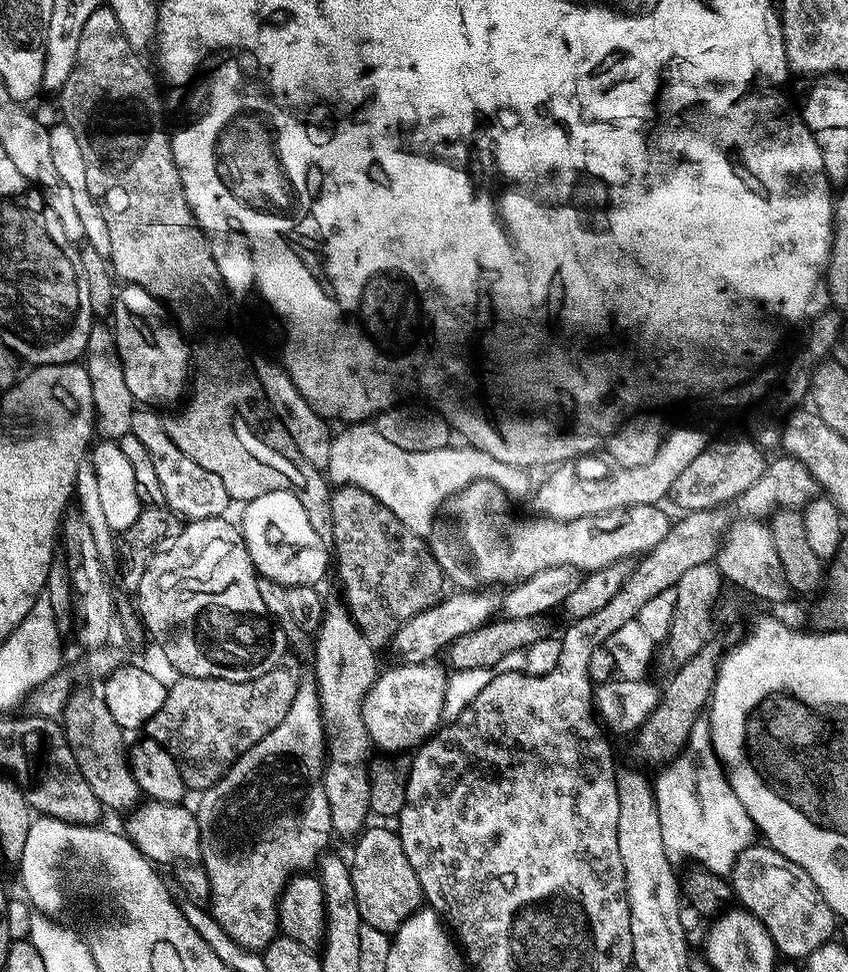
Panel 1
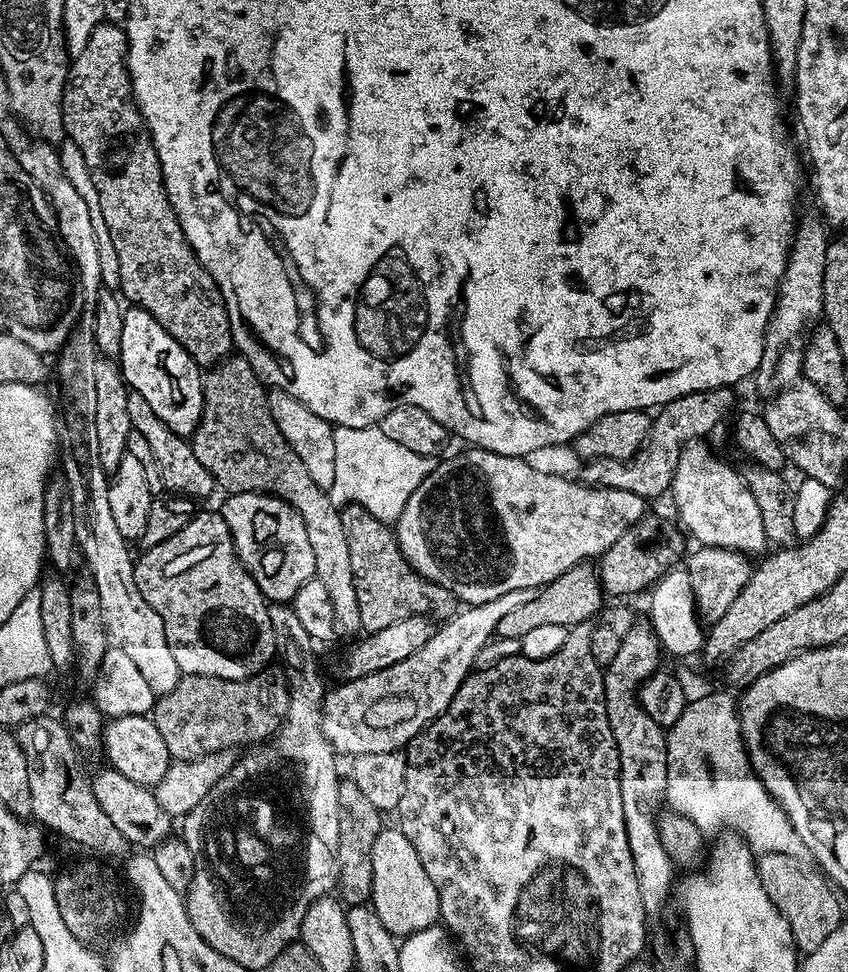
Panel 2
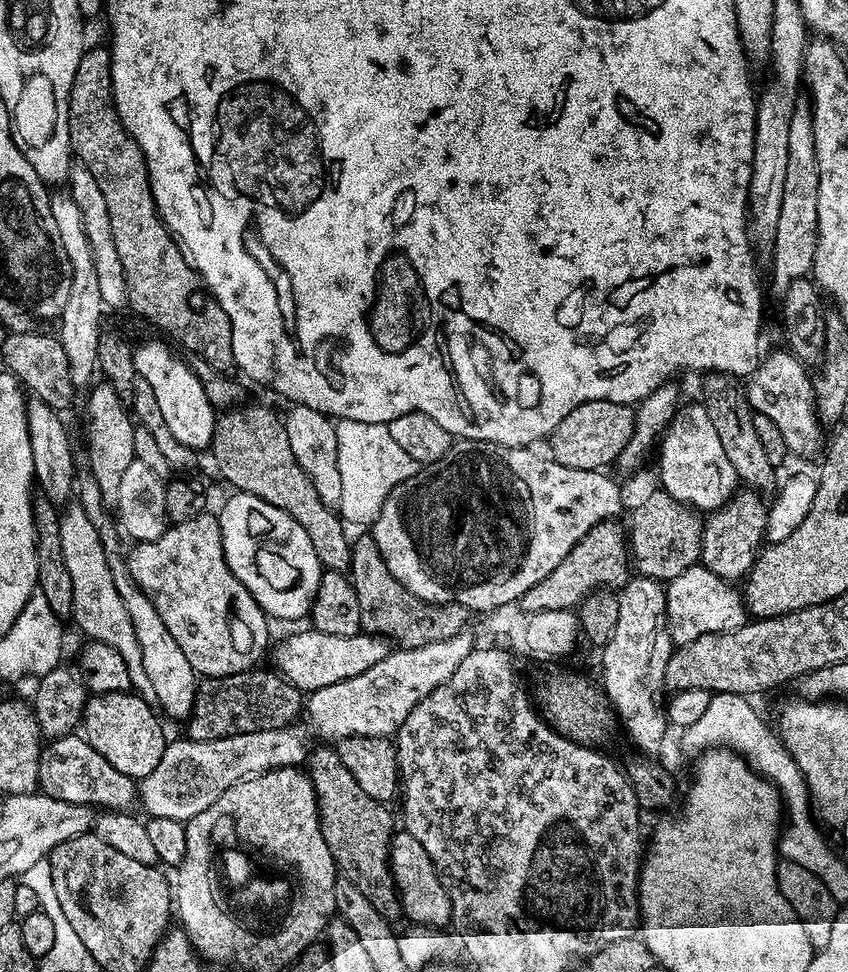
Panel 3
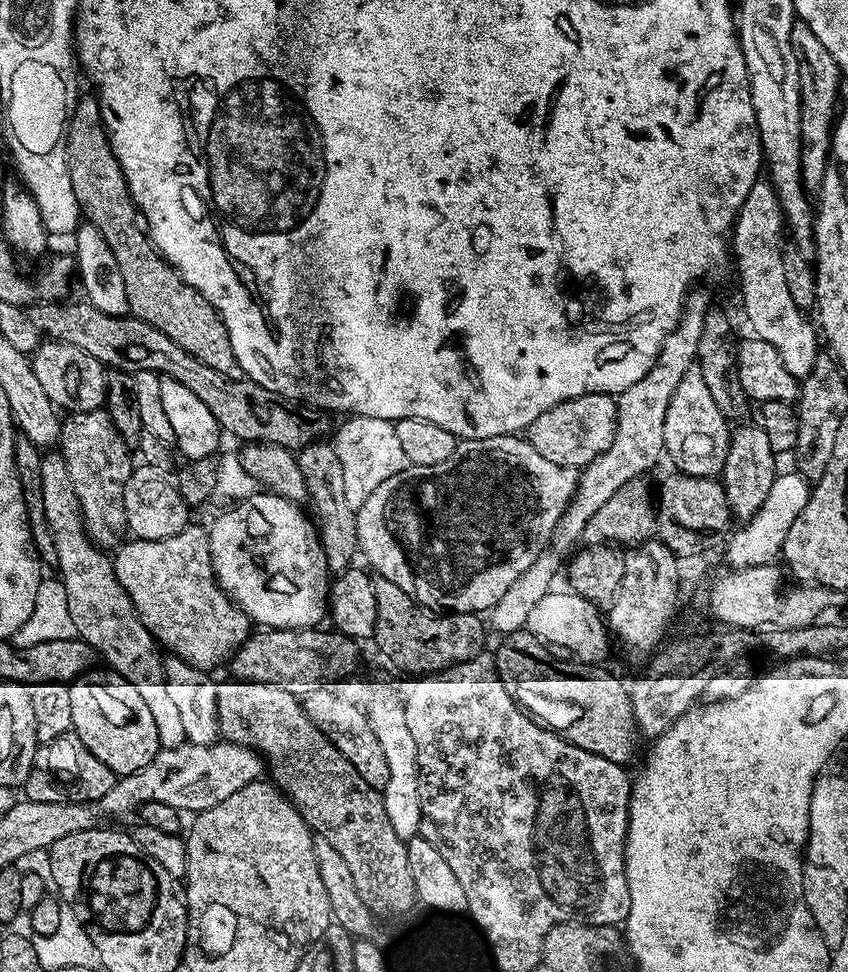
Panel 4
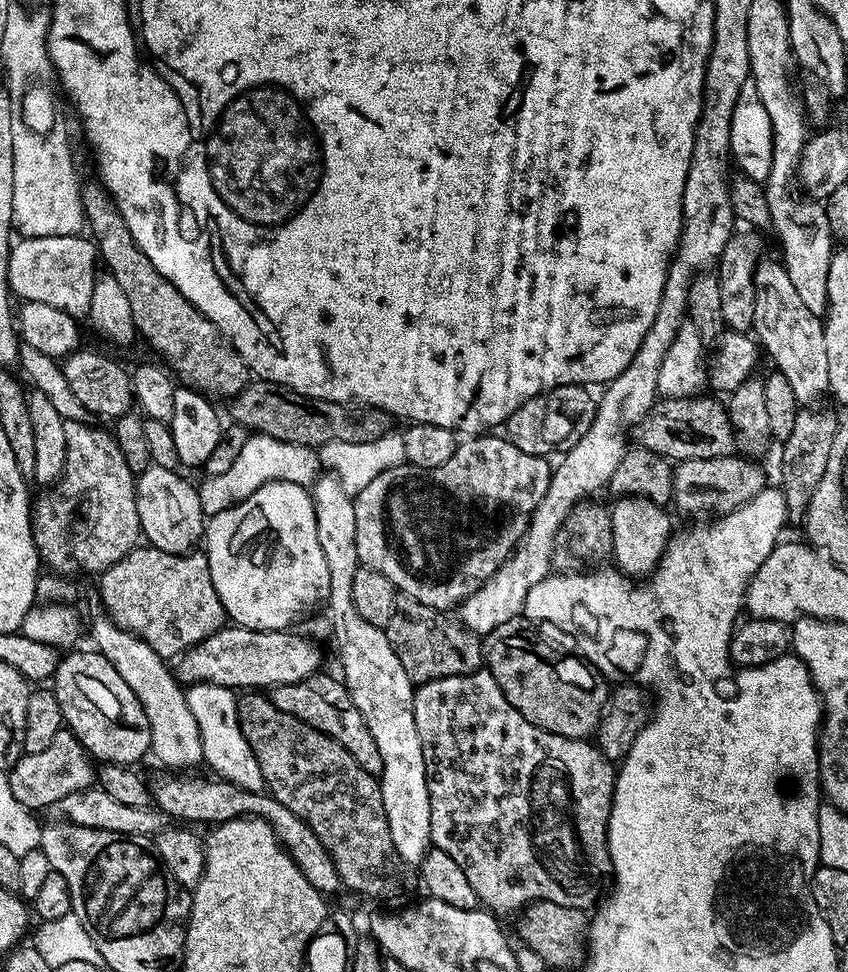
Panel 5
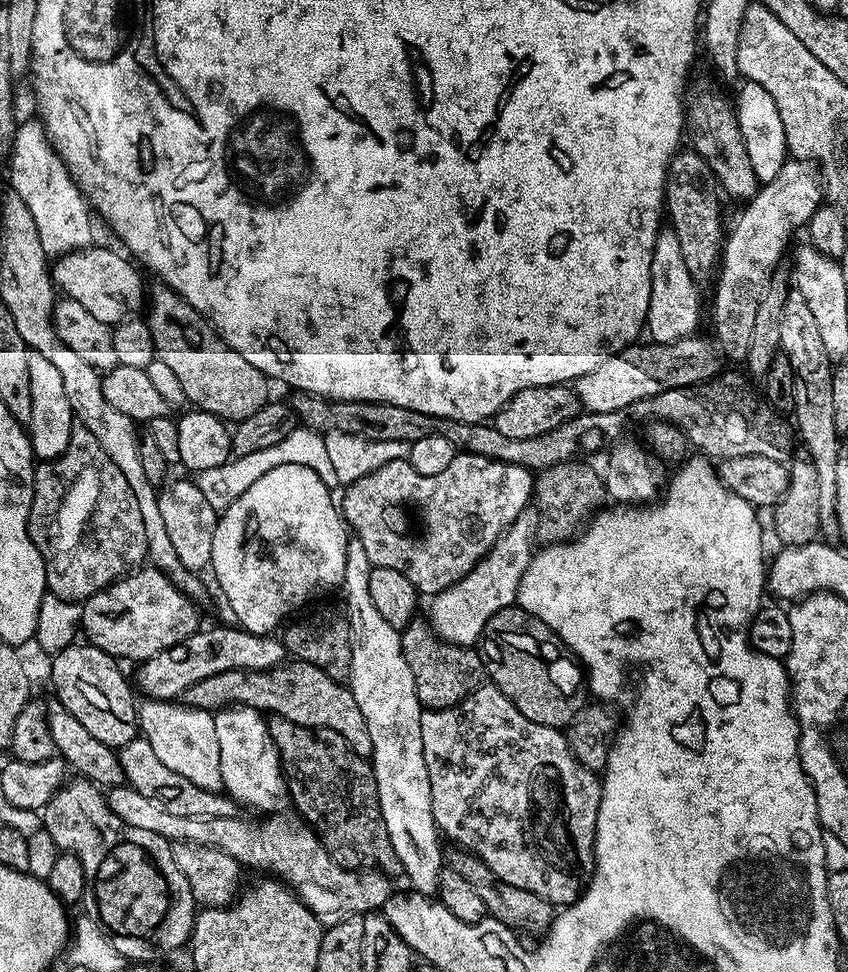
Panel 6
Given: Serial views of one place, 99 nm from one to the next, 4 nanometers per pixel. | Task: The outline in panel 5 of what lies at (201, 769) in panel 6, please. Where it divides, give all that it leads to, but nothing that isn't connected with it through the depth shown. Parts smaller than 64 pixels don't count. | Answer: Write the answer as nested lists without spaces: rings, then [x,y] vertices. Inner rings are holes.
[[[97,610],[90,620],[90,632],[93,640],[96,642],[95,647],[103,656],[108,658],[120,673],[121,678],[126,684],[132,688],[136,694],[148,720],[151,734],[151,755],[162,762],[166,766],[172,768],[188,768],[194,764],[200,764],[203,761],[203,744],[201,744],[200,730],[194,714],[190,711],[187,693],[178,682],[175,673],[170,666],[166,666],[165,657],[157,654],[157,652],[146,643],[145,640],[139,639],[132,632],[126,631],[124,628],[118,627],[116,623],[110,619],[106,612]]]

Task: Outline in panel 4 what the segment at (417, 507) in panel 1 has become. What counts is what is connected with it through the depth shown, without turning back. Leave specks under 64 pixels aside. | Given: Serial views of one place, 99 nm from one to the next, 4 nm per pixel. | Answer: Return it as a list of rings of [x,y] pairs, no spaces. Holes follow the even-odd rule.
[[[349,415],[344,425],[337,427],[334,432],[334,447],[341,462],[343,481],[345,482],[345,500],[349,506],[355,510],[362,506],[362,502],[366,502],[366,498],[370,498],[370,494],[374,494],[374,490],[378,490],[378,486],[382,486],[382,482],[386,482],[386,478],[390,478],[394,474],[398,474],[403,468],[409,467],[406,454],[402,452],[402,445],[398,442],[398,436],[395,433],[396,425],[391,420],[383,420],[382,418],[366,418],[365,416]]]

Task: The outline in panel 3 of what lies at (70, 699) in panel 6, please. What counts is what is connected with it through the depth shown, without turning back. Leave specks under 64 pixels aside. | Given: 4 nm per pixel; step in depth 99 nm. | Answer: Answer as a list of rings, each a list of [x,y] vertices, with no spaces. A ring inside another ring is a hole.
[[[132,692],[91,695],[85,703],[82,717],[85,740],[122,774],[135,780],[144,779],[161,761],[168,743],[158,720],[159,715],[152,709],[147,701]]]

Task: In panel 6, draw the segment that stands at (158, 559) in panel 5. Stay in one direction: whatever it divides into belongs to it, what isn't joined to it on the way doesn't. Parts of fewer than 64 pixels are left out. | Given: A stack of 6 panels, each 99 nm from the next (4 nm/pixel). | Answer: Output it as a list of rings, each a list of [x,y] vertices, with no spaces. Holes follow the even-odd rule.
[[[153,566],[131,571],[83,602],[80,628],[87,643],[93,640],[132,640],[132,662],[154,658],[194,635],[201,627],[194,601],[176,588],[164,572]]]

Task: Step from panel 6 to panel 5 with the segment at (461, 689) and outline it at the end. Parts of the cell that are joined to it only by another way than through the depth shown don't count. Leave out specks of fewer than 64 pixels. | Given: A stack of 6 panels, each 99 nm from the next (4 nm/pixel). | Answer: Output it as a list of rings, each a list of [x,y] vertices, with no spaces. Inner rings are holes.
[[[405,599],[387,624],[386,631],[390,638],[390,646],[398,654],[398,660],[406,669],[413,685],[419,686],[451,676],[468,676],[485,667],[481,637],[472,632],[459,619],[420,604],[417,600]]]

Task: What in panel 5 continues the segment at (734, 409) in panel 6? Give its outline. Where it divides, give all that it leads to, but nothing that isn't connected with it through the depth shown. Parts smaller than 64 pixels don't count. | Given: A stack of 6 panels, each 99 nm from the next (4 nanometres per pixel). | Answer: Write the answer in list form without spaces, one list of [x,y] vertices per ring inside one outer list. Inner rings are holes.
[[[268,381],[249,383],[232,401],[231,419],[257,433],[266,434],[280,441],[304,445],[311,449],[323,448],[332,441],[363,443],[372,442],[389,431],[391,417],[380,409],[351,406],[324,399],[310,399],[281,388]],[[708,394],[686,399],[659,399],[655,406],[632,428],[631,439],[641,447],[658,453],[672,462],[710,459],[733,455],[735,430],[727,407]]]

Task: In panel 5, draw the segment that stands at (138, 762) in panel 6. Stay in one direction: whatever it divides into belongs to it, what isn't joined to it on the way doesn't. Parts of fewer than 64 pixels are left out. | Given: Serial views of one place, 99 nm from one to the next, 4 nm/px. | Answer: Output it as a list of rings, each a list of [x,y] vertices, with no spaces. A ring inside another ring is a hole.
[[[168,778],[156,786],[153,785],[153,803],[171,819],[185,823],[217,824],[222,821],[236,820],[238,817],[258,816],[267,821],[268,825],[275,830],[280,843],[294,858],[302,874],[306,875],[306,880],[318,889],[321,895],[330,896],[337,889],[341,889],[340,875],[337,873],[329,852],[318,841],[317,835],[292,810],[287,809],[269,793],[247,791],[231,782],[212,780]]]

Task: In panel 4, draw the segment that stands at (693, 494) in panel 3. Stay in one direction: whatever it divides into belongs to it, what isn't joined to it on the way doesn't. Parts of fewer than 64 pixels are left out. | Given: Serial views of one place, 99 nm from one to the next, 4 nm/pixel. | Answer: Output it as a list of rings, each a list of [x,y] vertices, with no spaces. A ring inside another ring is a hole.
[[[693,366],[688,372],[682,374],[678,382],[678,388],[670,398],[666,406],[666,422],[664,423],[664,452],[672,459],[672,468],[677,473],[686,476],[719,477],[726,462],[730,423],[724,417],[725,409],[716,403],[715,398],[710,394],[710,386],[702,379],[699,367]]]

